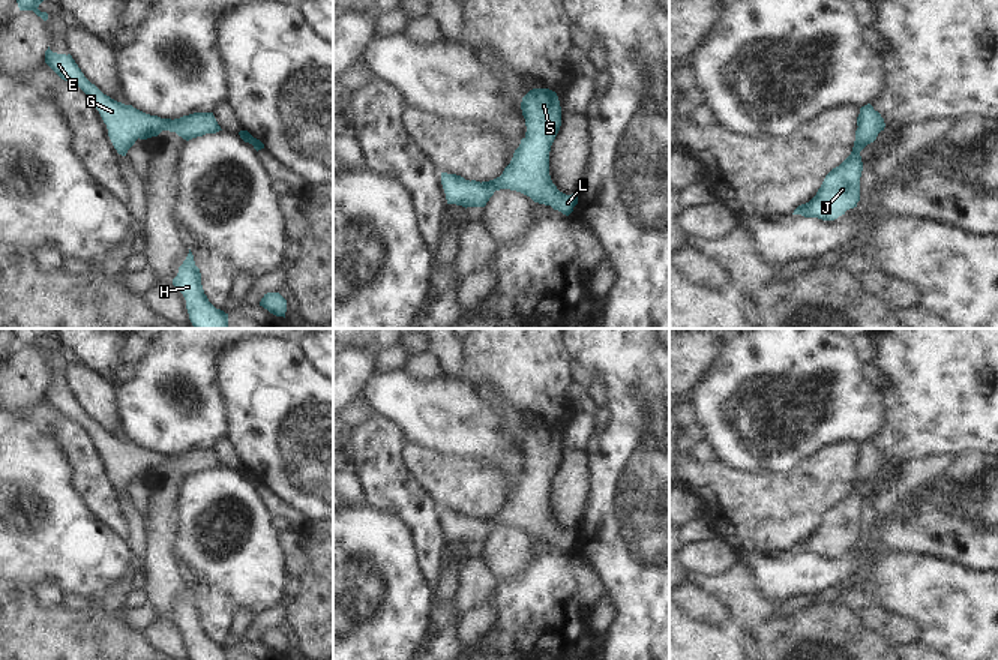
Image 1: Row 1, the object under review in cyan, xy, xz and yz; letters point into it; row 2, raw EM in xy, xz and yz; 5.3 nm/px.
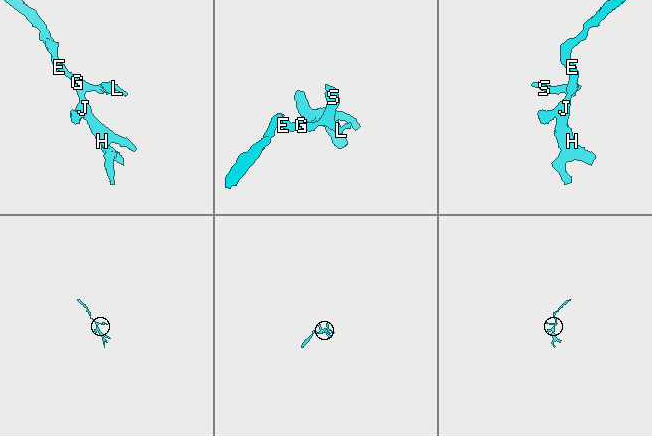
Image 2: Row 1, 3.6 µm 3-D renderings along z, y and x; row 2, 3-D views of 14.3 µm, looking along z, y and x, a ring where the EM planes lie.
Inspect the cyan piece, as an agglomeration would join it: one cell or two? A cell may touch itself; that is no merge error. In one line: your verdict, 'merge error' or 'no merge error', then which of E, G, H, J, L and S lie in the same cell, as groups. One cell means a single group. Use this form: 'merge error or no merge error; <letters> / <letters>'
no merge error; E G H J L S

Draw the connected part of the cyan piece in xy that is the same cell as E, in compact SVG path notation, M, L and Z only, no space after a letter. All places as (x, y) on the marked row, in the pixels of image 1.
M48 46L45 63L65 81L80 87L99 111L108 129L108 136L119 154L126 156L135 141L158 136L162 130L176 132L189 141L206 134L216 134L221 129L213 112L194 112L180 118L161 118L146 114L132 105L125 105L104 94L92 84L71 54L53 52Z

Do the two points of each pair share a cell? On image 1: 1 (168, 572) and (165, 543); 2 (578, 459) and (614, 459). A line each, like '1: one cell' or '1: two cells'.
1: one cell
2: two cells

